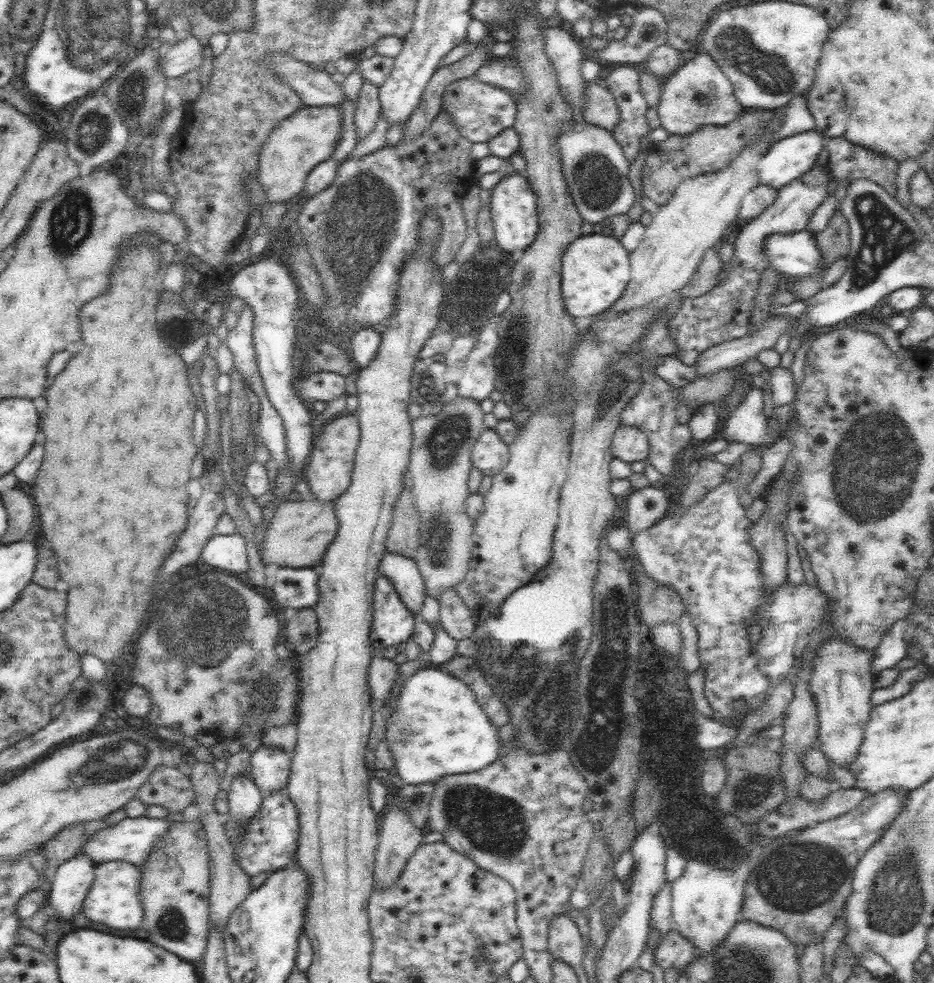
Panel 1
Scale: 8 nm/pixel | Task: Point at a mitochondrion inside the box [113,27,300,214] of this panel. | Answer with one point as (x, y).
(134, 83)

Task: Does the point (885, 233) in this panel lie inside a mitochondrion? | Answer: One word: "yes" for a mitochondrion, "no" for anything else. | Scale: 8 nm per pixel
yes

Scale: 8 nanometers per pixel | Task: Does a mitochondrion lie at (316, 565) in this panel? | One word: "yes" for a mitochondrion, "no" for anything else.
no

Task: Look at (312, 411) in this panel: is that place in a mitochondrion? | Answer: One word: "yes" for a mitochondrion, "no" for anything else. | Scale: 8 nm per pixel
no

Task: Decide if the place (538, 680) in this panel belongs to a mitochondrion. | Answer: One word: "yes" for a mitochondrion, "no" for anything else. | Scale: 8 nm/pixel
yes

